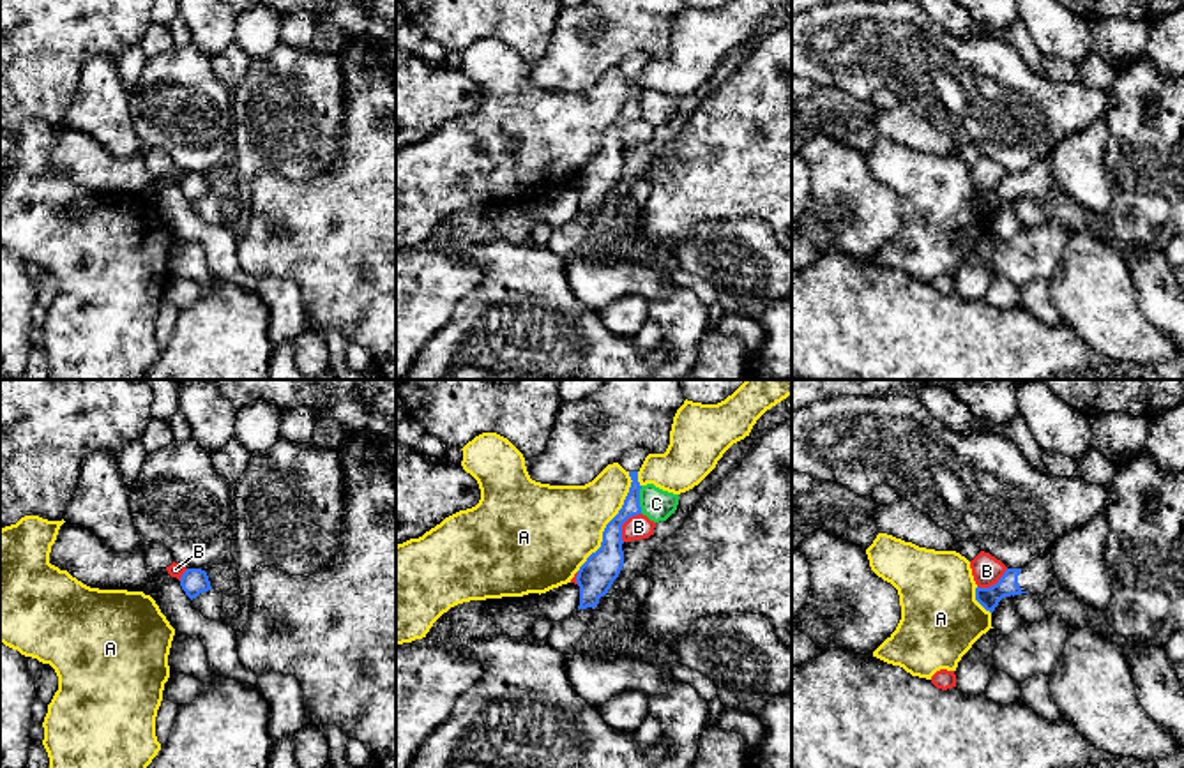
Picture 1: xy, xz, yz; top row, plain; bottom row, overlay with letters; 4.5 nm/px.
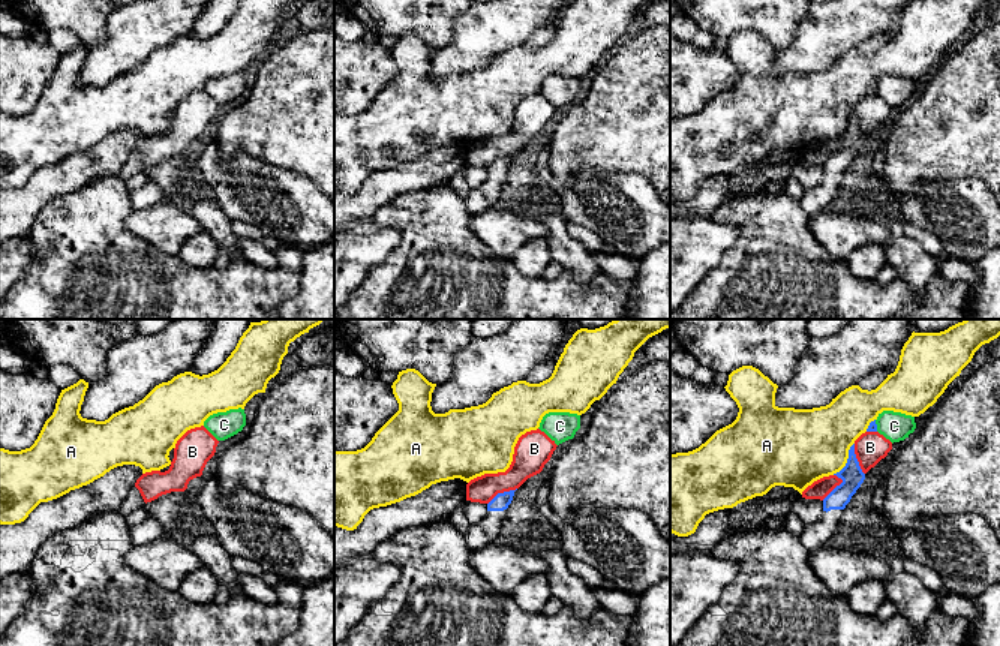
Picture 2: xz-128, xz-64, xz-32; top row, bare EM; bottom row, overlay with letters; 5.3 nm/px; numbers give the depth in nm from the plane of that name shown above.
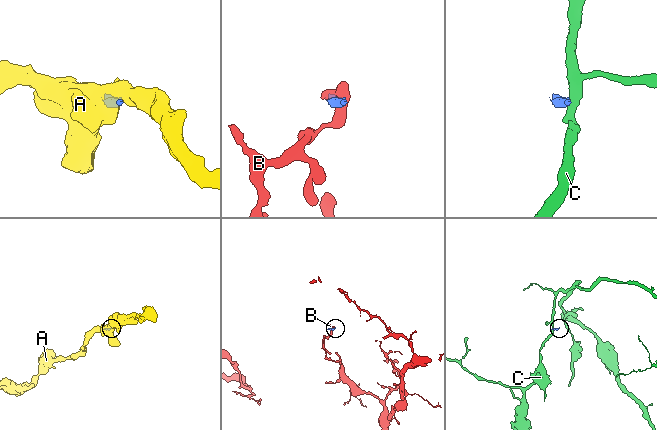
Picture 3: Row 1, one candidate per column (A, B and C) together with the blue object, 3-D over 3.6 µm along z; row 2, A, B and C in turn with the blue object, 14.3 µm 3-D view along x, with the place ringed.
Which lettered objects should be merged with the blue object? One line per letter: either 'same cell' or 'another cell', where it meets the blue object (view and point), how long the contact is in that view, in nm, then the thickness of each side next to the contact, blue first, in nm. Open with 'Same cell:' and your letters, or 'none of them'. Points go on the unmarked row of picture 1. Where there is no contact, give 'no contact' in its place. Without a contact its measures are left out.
Same cell: none of them
A: another cell; meets blue in xz at (610, 126); contact 500 nm long; 160 nm thick on the blue side, 380 nm on the other
B: another cell; meets blue in xz at (622, 128); contact 160 nm long; 160 nm thick on the blue side, 110 nm on the other
C: another cell; meets blue in xz at (638, 105); contact 130 nm long; 100 nm thick on the blue side, 140 nm on the other

